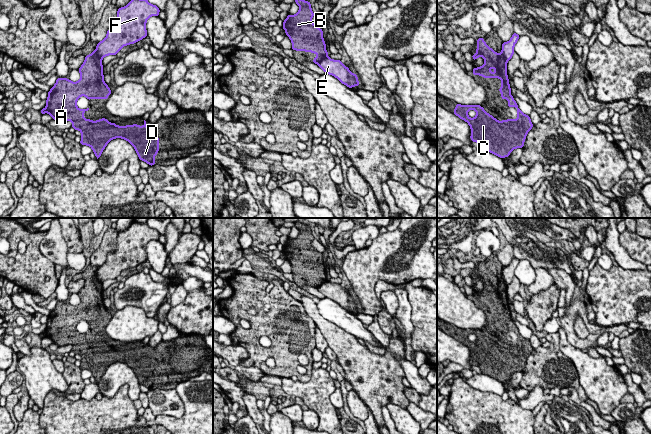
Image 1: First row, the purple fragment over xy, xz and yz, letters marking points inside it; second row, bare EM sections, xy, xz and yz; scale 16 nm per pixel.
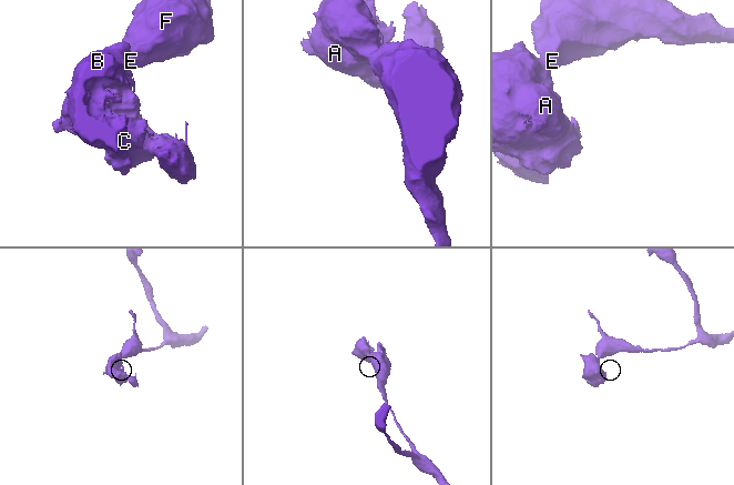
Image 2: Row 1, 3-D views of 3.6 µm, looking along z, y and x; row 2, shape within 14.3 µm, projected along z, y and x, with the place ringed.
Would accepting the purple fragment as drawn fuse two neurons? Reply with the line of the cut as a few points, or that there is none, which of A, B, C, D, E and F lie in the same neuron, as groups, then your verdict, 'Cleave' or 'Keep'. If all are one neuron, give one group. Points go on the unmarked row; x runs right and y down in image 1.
Split along xz (327, 280), (318, 288). Groups: A B C D / E F. Cleave

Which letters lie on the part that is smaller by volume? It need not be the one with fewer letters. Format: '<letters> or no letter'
A, B, C, D

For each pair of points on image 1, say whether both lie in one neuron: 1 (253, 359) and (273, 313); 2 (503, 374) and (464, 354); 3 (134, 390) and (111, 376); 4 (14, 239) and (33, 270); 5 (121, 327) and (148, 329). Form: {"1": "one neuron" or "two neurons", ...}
{"1": "one neuron", "2": "two neurons", "3": "one neuron", "4": "one neuron", "5": "one neuron"}

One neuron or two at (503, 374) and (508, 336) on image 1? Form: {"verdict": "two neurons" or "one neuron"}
{"verdict": "one neuron"}

